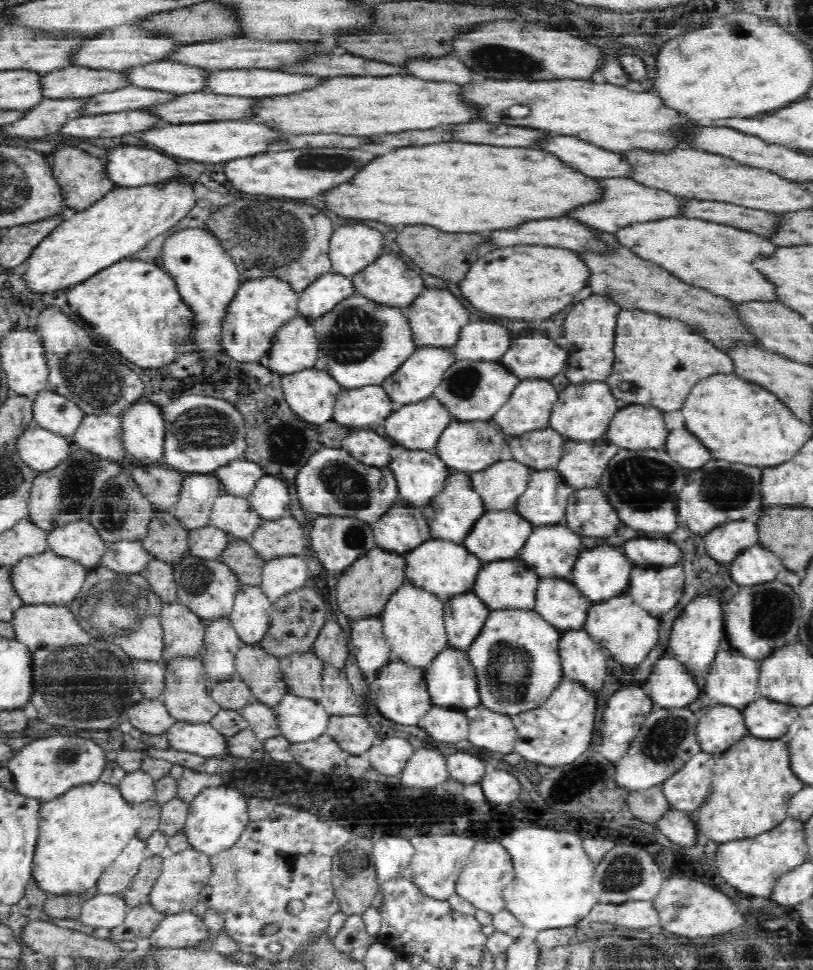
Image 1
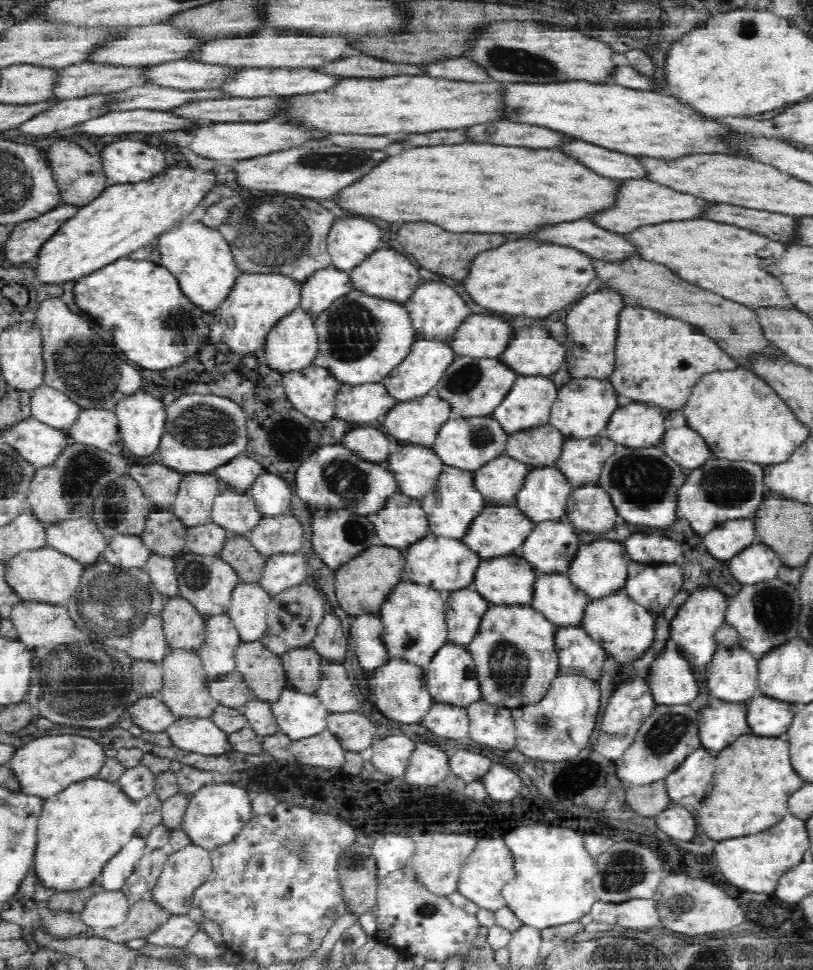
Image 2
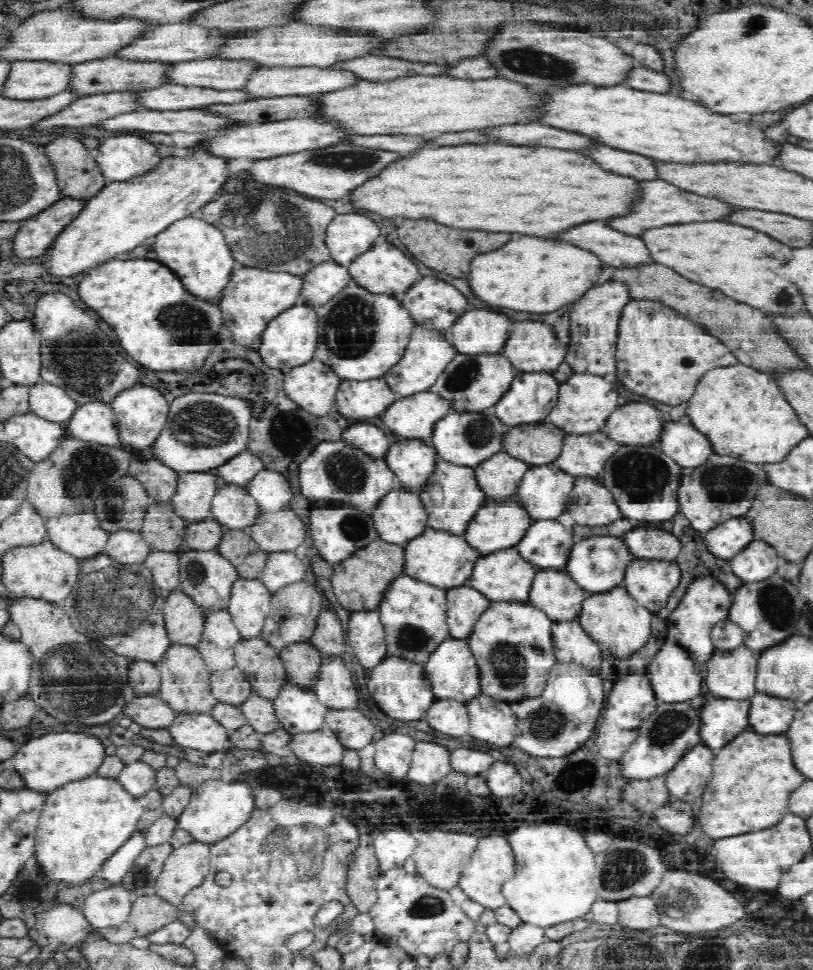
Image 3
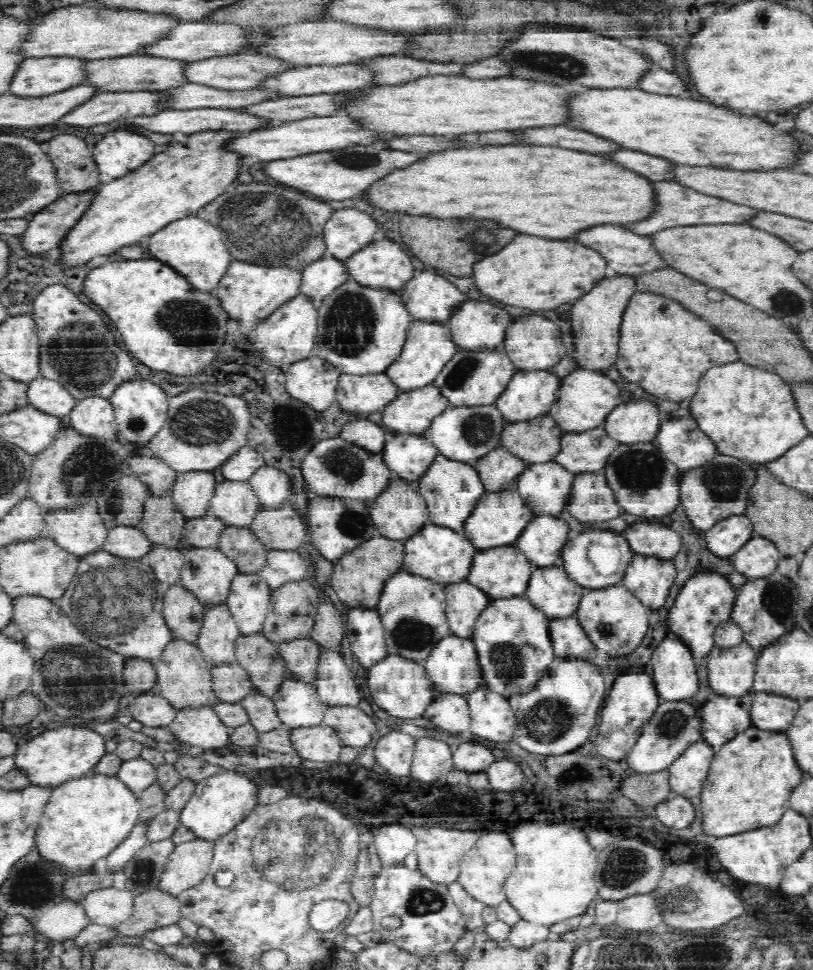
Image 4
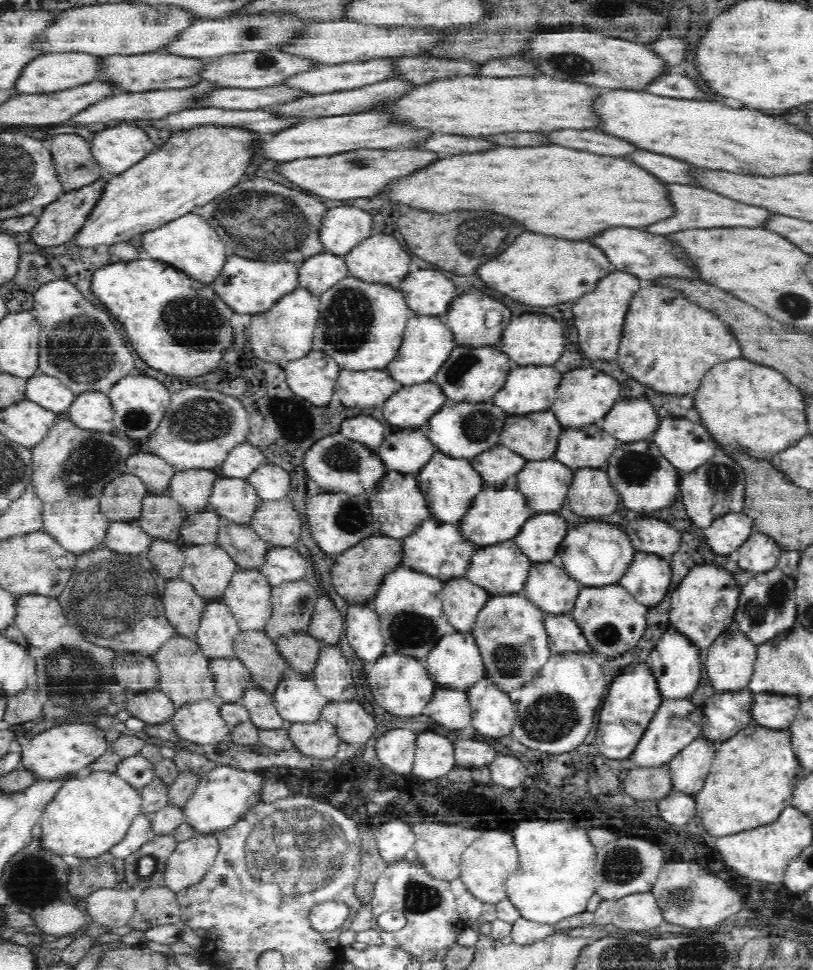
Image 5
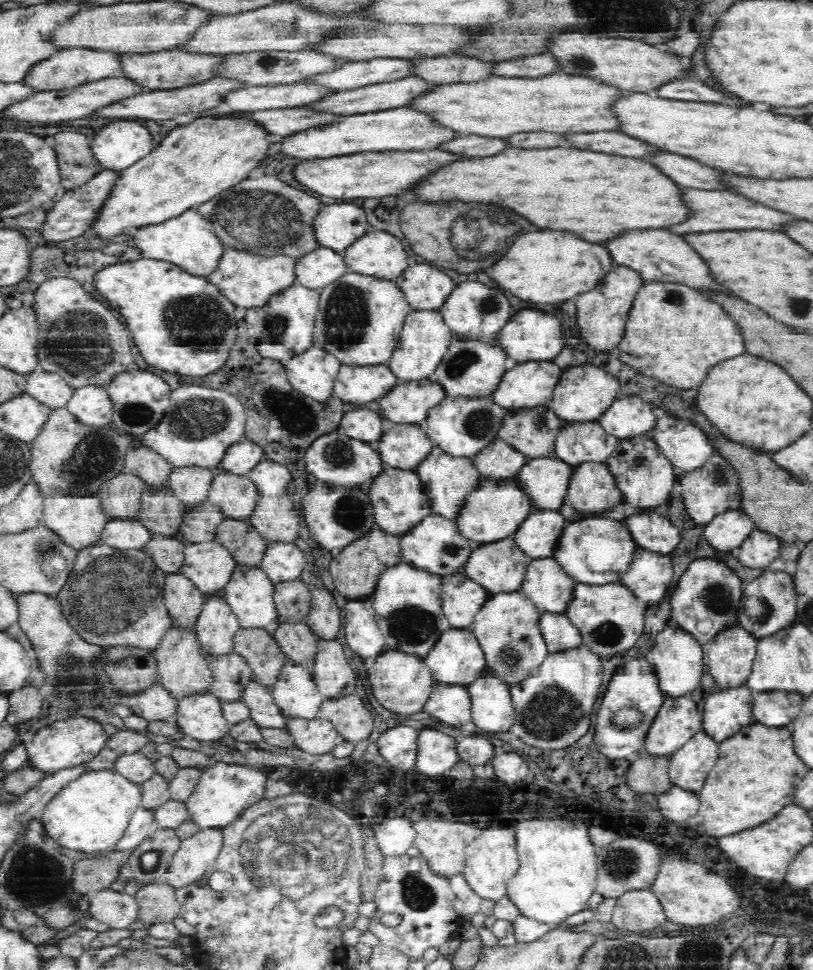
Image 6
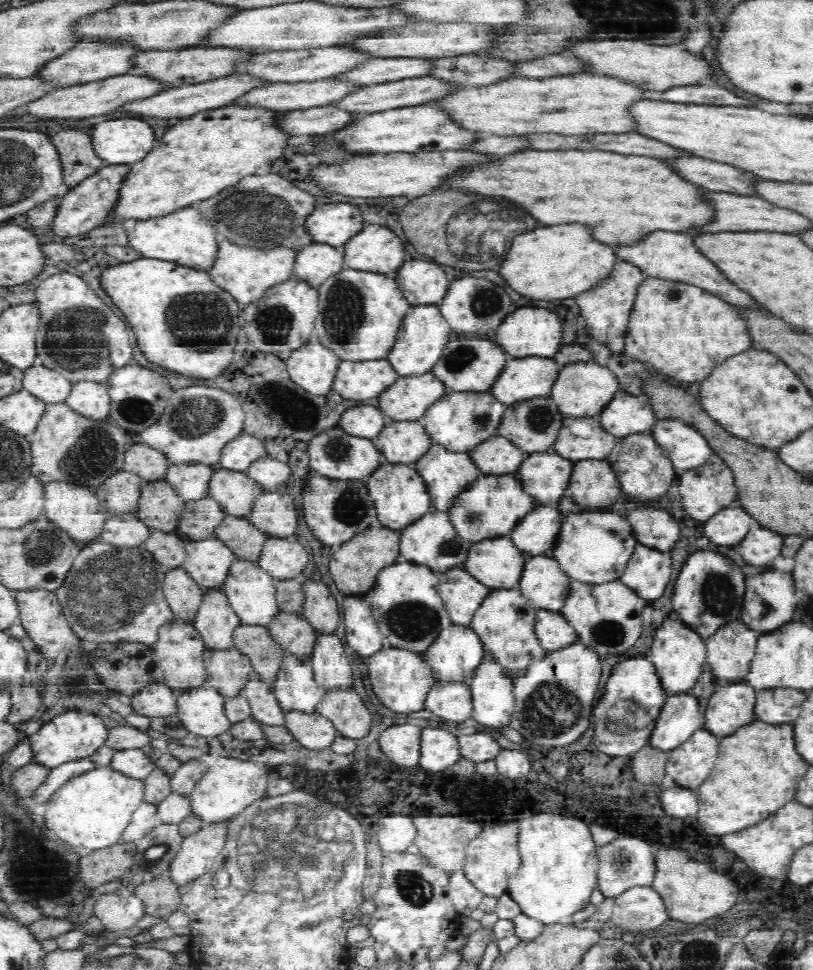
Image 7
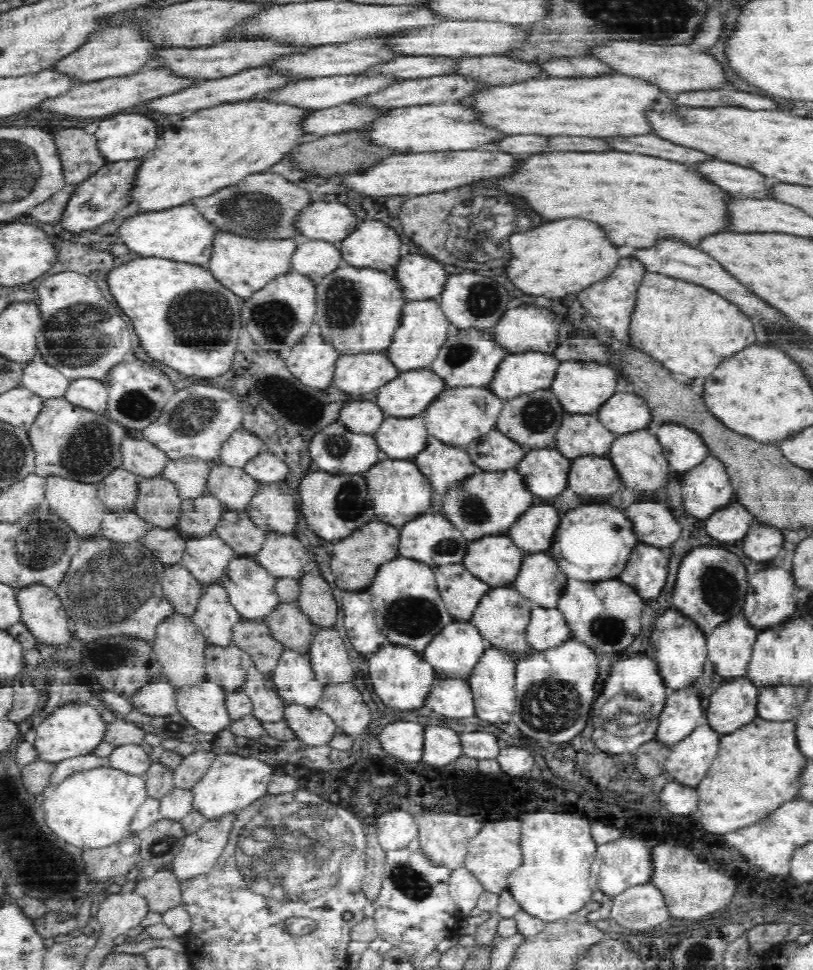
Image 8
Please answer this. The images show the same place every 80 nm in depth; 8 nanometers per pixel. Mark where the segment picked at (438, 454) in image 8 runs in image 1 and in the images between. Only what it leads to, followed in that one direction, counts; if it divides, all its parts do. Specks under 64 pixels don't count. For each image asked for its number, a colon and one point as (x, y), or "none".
1: (451, 513)
2: (459, 501)
3: (462, 495)
4: (450, 488)
5: (449, 484)
6: (448, 479)
7: (447, 472)

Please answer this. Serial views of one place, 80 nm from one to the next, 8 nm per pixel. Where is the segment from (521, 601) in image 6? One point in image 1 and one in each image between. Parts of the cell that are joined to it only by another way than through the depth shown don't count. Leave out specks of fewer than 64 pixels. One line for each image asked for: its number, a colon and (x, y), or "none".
1: (515, 655)
2: (514, 652)
3: (512, 641)
4: (511, 636)
5: (509, 631)

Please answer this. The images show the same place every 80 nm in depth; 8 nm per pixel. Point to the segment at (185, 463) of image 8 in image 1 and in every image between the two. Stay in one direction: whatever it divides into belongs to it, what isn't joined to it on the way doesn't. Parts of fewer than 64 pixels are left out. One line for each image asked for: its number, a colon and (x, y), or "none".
1: (193, 507)
2: (193, 504)
3: (192, 497)
4: (191, 491)
5: (191, 488)
6: (191, 483)
7: (190, 479)

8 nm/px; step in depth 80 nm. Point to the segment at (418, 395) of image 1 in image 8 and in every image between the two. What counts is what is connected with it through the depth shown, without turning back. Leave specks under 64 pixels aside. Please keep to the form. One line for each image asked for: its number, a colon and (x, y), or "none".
2: (419, 373)
3: (429, 349)
4: (429, 345)
5: (427, 341)
6: (424, 338)
7: (424, 332)
8: (423, 328)

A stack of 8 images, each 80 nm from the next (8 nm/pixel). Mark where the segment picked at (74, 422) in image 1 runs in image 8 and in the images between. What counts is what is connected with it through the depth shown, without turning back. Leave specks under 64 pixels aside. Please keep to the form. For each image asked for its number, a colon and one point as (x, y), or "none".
2: (48, 404)
3: (45, 398)
4: (47, 394)
5: (49, 391)
6: (49, 388)
7: (49, 385)
8: (43, 379)

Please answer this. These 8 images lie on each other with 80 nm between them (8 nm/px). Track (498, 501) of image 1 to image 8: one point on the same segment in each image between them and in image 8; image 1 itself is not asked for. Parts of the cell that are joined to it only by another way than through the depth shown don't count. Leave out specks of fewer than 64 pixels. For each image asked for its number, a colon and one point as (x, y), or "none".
2: (499, 480)
3: (499, 475)
4: (498, 469)
5: (495, 465)
6: (498, 459)
7: (496, 454)
8: (494, 450)

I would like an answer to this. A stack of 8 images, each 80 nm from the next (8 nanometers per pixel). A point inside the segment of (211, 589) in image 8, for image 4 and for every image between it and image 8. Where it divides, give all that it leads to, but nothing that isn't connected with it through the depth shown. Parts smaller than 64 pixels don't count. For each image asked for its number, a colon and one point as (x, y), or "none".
4: (219, 630)
5: (217, 629)
6: (216, 625)
7: (216, 620)

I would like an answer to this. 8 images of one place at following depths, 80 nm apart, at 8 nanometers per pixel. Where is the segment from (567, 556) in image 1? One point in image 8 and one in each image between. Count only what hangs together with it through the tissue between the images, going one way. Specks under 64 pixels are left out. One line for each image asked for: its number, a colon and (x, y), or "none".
2: (550, 546)
3: (545, 544)
4: (542, 539)
5: (539, 538)
6: (538, 534)
7: (536, 533)
8: (534, 531)

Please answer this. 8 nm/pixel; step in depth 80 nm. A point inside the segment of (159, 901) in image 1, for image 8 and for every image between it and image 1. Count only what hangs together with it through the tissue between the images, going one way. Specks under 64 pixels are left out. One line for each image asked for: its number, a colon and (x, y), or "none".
2: (186, 870)
3: (189, 865)
4: (190, 863)
5: (190, 862)
6: (195, 859)
7: (197, 855)
8: (200, 851)

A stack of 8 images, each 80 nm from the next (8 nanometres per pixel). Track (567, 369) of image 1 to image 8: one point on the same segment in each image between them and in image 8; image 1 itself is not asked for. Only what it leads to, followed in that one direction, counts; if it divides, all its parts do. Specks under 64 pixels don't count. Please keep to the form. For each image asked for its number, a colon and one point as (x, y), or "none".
2: (592, 323)
3: (595, 317)
4: (597, 317)
5: (599, 316)
6: (603, 312)
7: (606, 307)
8: (612, 300)

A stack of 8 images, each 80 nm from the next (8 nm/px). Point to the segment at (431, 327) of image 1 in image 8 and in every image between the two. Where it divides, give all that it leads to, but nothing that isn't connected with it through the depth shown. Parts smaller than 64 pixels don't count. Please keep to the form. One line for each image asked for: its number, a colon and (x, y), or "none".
2: (436, 310)
3: (430, 300)
4: (427, 295)
5: (427, 290)
6: (425, 286)
7: (421, 281)
8: (419, 276)

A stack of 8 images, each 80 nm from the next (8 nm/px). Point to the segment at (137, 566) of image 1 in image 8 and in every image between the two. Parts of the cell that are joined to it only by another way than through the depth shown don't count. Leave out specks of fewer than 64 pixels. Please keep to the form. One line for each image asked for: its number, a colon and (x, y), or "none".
2: (127, 550)
3: (125, 545)
4: (128, 541)
5: (125, 536)
6: (123, 533)
7: (126, 529)
8: (122, 524)

